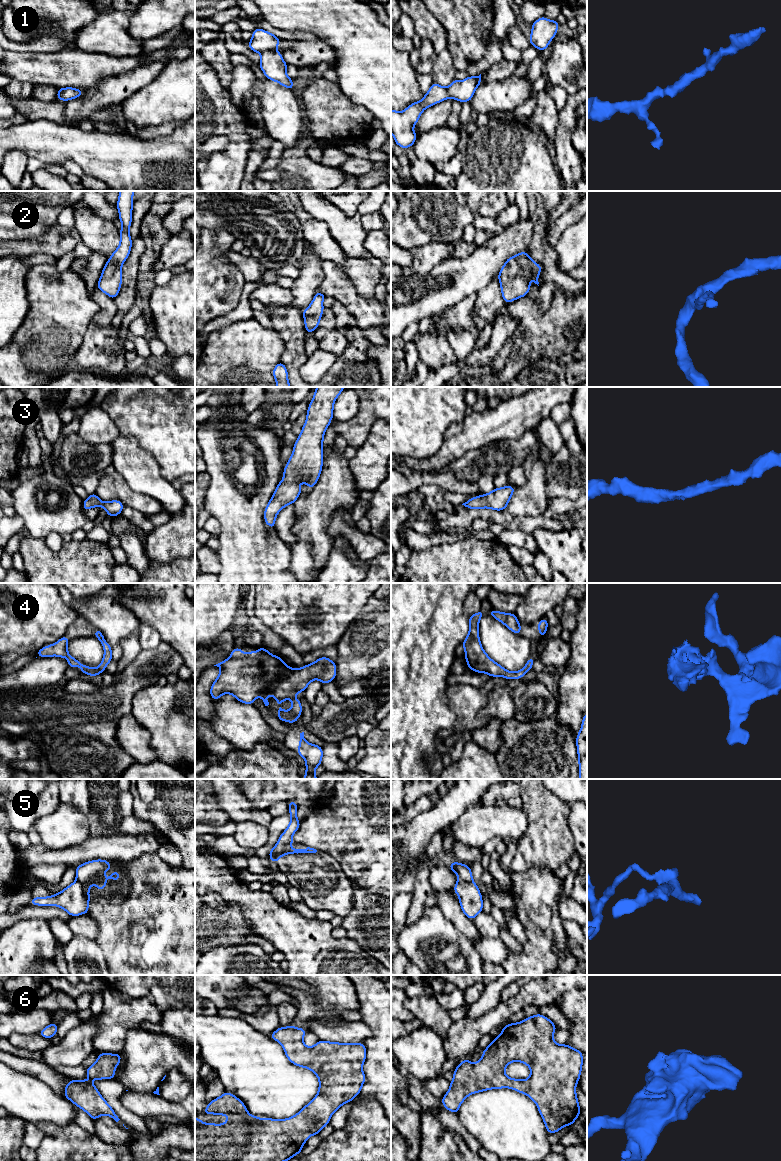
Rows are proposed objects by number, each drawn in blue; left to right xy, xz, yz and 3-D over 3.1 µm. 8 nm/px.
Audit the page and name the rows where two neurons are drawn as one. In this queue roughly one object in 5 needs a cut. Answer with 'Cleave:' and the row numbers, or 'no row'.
Cleave: 5

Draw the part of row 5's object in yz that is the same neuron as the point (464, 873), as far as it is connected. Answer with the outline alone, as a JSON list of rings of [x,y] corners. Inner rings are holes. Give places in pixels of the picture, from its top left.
[[[452,861],[449,867],[453,873],[458,875],[457,884],[474,883],[470,866]]]

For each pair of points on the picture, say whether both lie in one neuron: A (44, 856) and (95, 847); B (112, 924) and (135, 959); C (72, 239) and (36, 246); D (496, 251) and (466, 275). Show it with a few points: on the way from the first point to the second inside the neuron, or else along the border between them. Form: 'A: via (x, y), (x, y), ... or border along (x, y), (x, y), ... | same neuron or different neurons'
A: via (57, 856), (75, 856), (82, 853) | same neuron
B: via (121, 933), (135, 947), (135, 950) | same neuron
C: via (63, 240), (45, 246) | same neuron
D: via (489, 258), (473, 274) | same neuron

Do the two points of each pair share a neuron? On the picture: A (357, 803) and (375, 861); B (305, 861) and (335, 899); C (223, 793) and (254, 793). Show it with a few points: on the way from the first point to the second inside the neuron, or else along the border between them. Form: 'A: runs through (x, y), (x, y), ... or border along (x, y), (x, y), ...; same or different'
A: runs through (357, 817), (357, 843), (361, 847); same
B: runs through (313, 870), (329, 890); same
C: border along (241, 792), (253, 807), (259, 809); different

